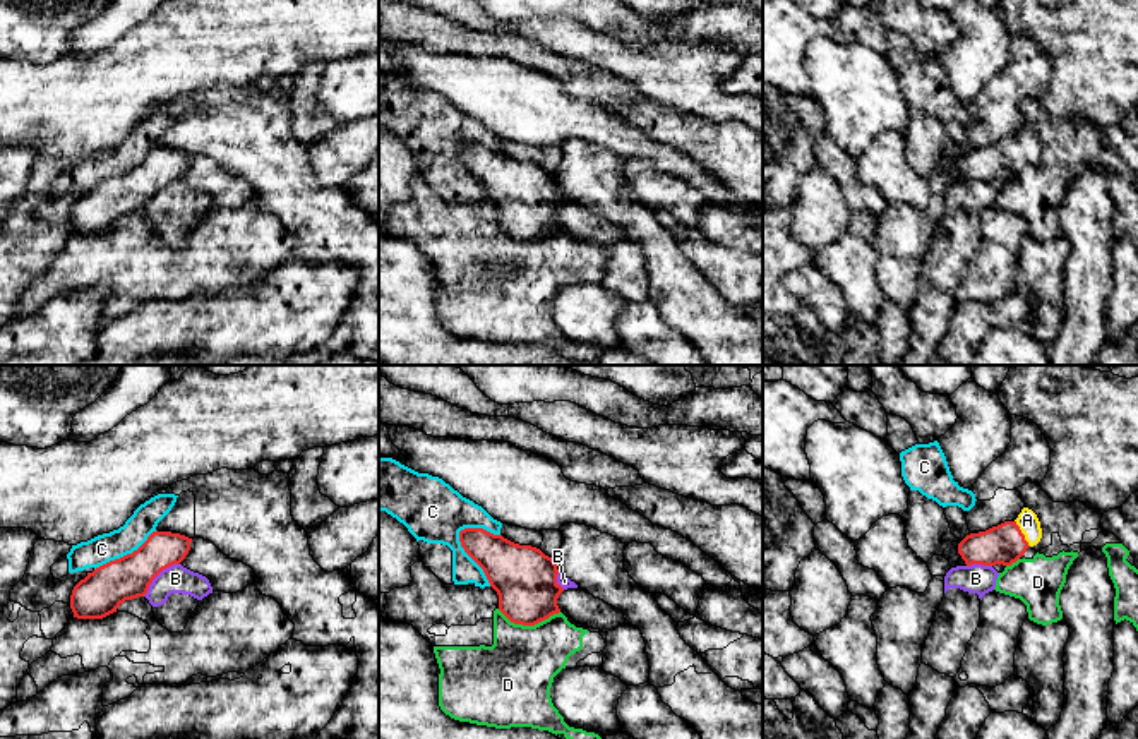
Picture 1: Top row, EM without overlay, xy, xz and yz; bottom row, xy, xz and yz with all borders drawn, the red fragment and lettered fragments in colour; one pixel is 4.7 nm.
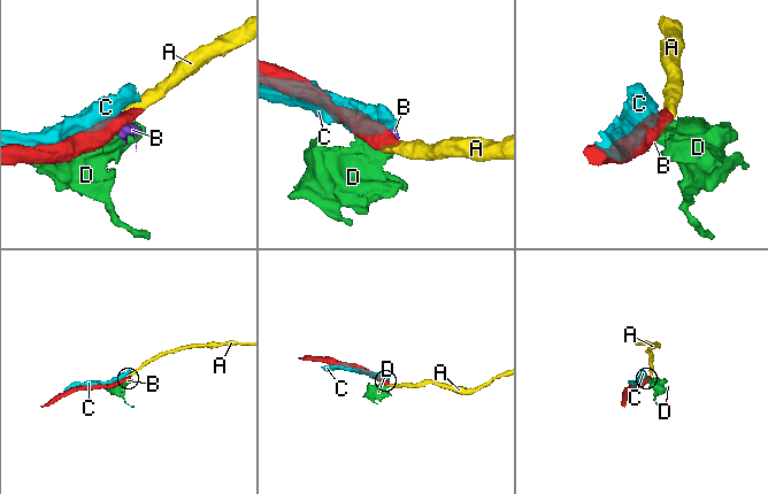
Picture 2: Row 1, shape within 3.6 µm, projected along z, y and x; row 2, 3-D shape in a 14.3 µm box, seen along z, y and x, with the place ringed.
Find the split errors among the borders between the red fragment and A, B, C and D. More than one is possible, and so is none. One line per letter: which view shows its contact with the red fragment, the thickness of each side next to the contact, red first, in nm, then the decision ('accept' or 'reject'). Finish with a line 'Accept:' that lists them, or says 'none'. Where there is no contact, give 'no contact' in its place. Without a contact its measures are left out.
A: yz | 190/100 nm | accept
B: xy | 200/130 nm | reject
C: xz | 280/280 nm | reject
D: xz | 300/360 nm | reject
Accept: A

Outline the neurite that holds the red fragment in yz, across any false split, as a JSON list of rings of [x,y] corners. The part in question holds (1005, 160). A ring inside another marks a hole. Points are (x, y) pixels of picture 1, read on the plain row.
[[[1023,123],[1015,137],[1004,137],[985,147],[967,151],[958,159],[958,170],[967,182],[1011,182],[1040,154],[1042,144],[1037,130]]]

